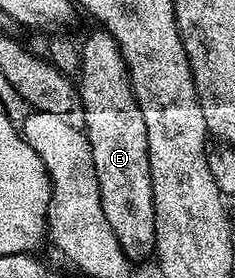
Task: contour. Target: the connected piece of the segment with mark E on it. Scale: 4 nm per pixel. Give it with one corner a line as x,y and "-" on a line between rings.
95,29
95,32
84,43
81,43
81,70
77,75
77,86
79,88
79,96
83,102
86,123
85,134
93,153
93,165
97,169
97,179
99,181
99,188
101,189
101,207
105,209
105,219
109,221
109,227
113,229
113,233
117,237
117,241
128,259
132,261
147,259
149,257
151,259
155,255
154,195
150,179
149,144
146,141
145,120
142,117
141,105
137,105
137,97
131,88
131,75
127,71
127,62
123,60
123,54
119,52
117,41
108,31

